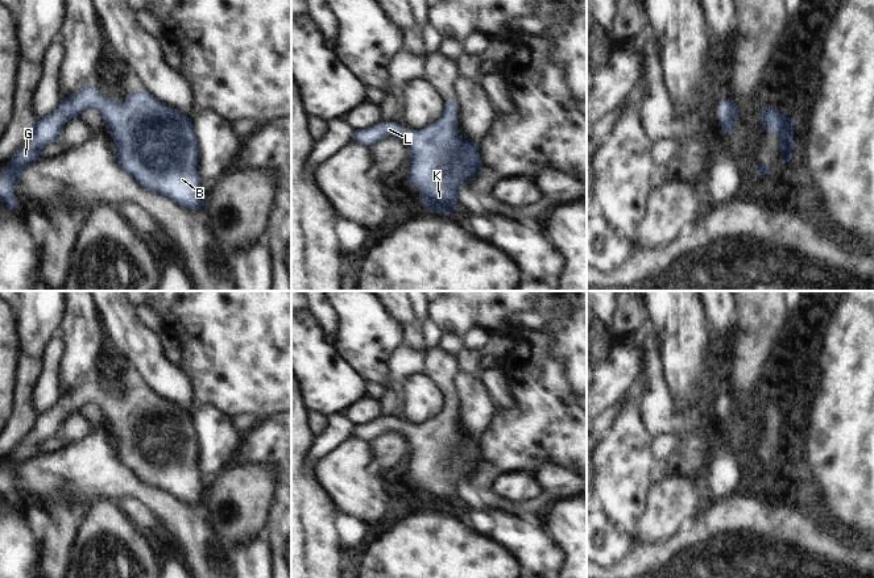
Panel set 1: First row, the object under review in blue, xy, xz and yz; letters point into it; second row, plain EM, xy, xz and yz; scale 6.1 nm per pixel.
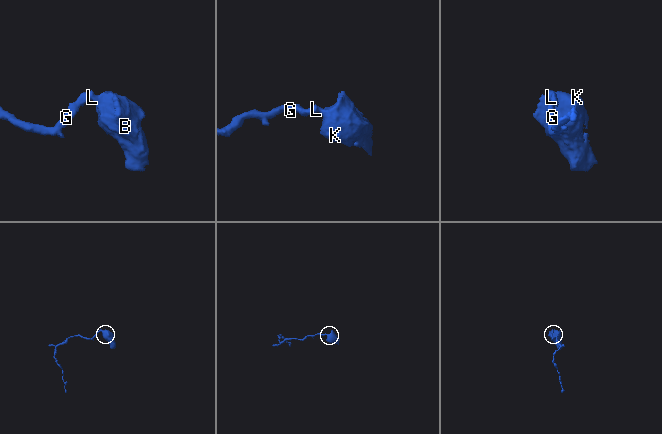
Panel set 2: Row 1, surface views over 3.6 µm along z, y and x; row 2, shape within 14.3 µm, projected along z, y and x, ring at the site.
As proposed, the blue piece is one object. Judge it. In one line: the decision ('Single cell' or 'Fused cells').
Single cell

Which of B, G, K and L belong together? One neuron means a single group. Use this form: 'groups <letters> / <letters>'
groups B G K L

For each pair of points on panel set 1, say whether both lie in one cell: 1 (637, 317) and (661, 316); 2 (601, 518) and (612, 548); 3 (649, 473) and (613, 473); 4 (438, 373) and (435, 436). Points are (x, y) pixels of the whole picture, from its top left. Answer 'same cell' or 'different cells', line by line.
1: different cells
2: same cell
3: same cell
4: same cell

